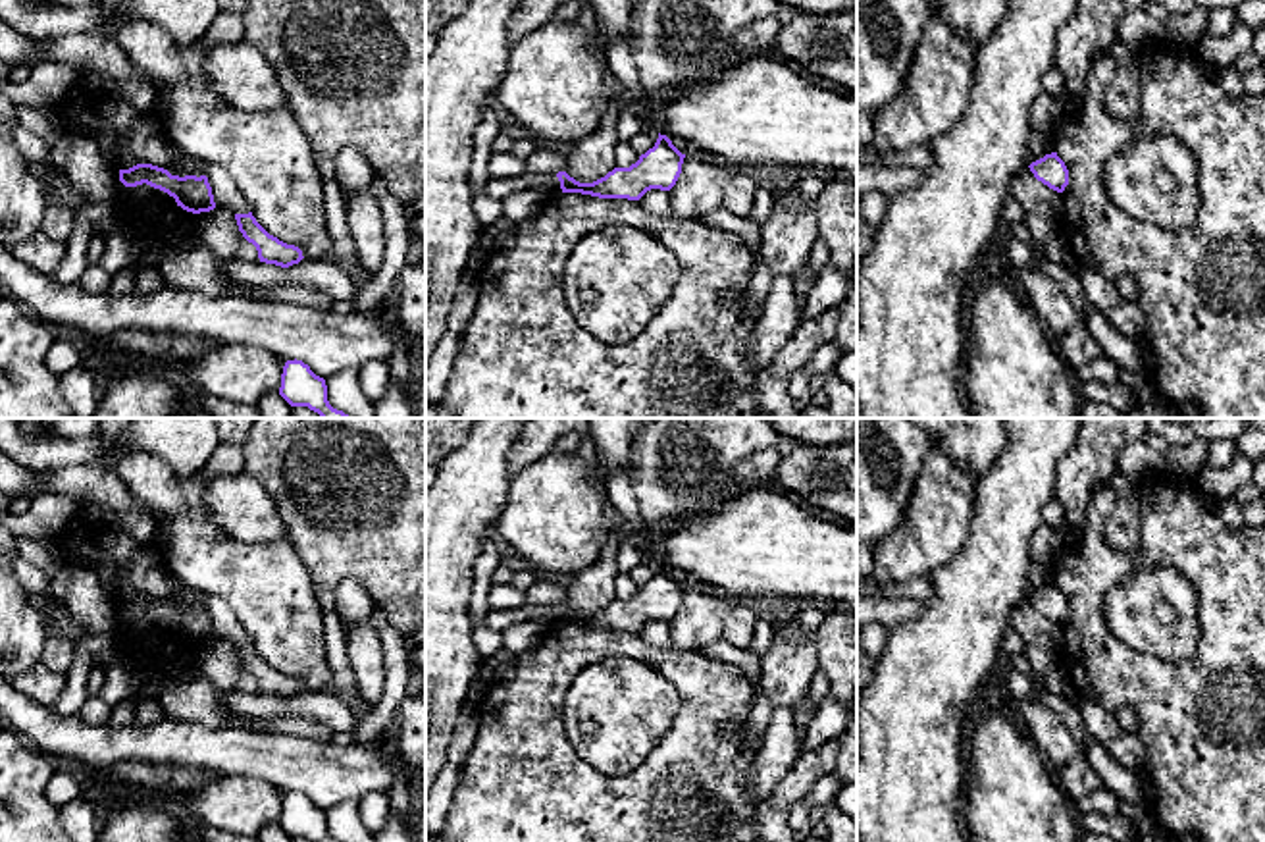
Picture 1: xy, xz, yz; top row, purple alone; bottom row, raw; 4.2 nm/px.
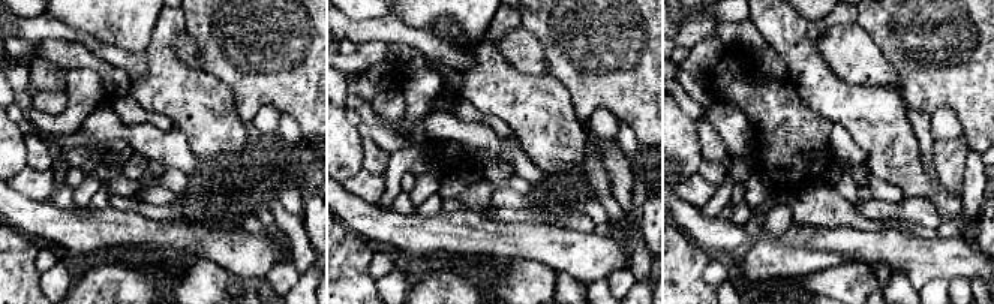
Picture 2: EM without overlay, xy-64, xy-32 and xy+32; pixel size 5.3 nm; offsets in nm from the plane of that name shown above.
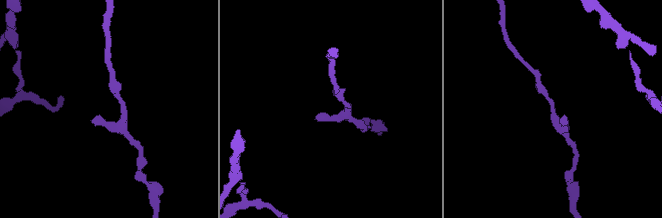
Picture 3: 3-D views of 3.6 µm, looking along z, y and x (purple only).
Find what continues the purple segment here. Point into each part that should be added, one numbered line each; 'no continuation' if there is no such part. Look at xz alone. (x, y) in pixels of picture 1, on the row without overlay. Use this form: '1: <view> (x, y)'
1: xz (545, 615)

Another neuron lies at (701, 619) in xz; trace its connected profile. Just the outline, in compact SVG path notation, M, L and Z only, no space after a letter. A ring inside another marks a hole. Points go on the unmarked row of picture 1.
M685 588L682 605L670 620L672 647L676 651L699 651L714 642L728 642L739 649L749 649L761 617L737 599Z

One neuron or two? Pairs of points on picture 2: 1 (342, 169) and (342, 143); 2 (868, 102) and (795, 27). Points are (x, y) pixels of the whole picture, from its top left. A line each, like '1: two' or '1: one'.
1: one
2: one

